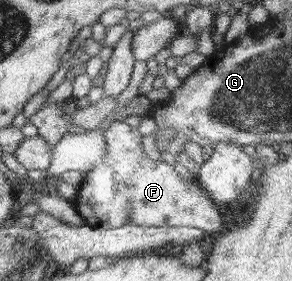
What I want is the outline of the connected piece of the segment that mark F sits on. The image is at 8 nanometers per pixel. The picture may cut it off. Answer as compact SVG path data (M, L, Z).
M113 121L111 126L105 130L104 133L105 142L106 142L106 153L102 158L102 161L95 165L95 168L92 168L84 177L81 179L78 193L76 198L72 201L77 207L77 212L84 218L84 221L91 228L101 227L104 229L116 229L121 228L128 224L129 220L133 224L142 227L193 227L200 228L204 230L205 233L211 233L218 235L223 229L223 220L221 219L223 215L223 209L215 204L215 202L209 197L209 194L201 188L200 184L196 181L195 177L191 177L189 180L185 180L184 176L181 176L171 165L166 161L157 161L151 159L147 153L143 150L141 138L142 135L139 132L138 128L133 128L129 124L124 124L122 121Z

